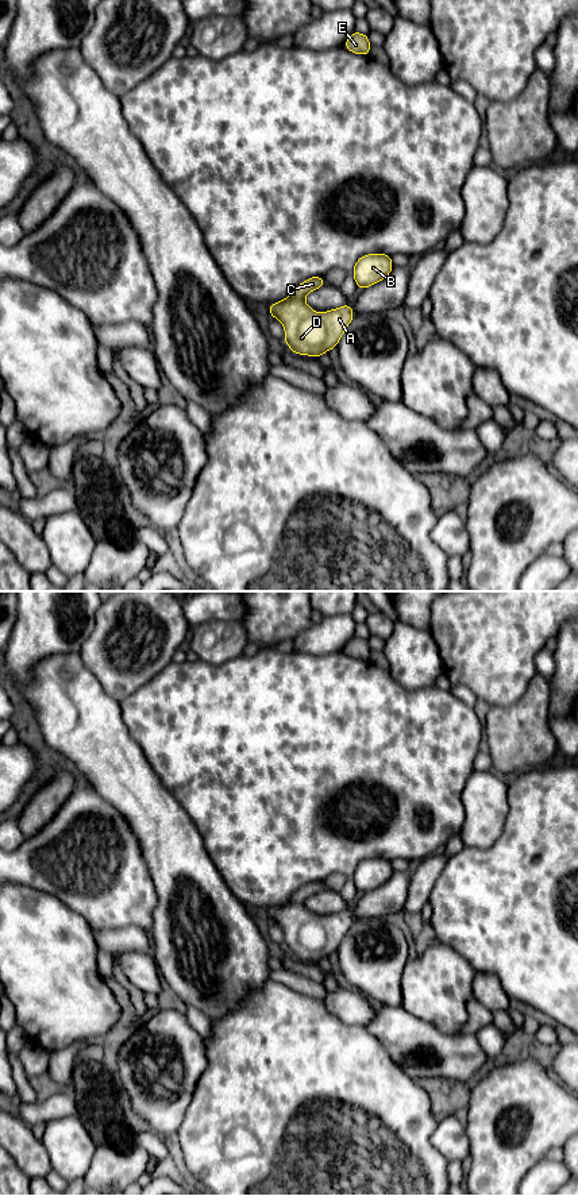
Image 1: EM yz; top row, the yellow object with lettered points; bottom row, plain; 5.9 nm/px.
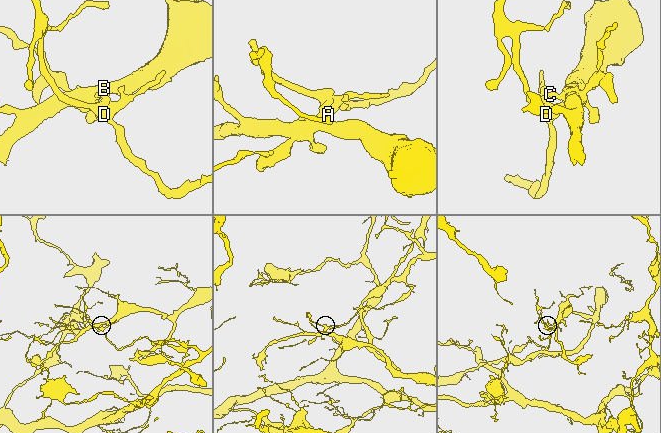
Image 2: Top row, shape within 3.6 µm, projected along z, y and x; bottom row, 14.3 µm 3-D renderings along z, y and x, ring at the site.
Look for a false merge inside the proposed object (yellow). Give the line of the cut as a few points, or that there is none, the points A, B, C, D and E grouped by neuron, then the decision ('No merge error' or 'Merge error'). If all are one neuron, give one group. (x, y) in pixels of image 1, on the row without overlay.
Split along yz (303, 902), (291, 902), (284, 906). Groups: A D E / B C. Merge error

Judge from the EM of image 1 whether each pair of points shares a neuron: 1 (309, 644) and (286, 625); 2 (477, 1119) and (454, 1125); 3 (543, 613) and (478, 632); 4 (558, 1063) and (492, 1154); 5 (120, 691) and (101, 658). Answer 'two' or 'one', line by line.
1: two
2: two
3: one
4: two
5: one

